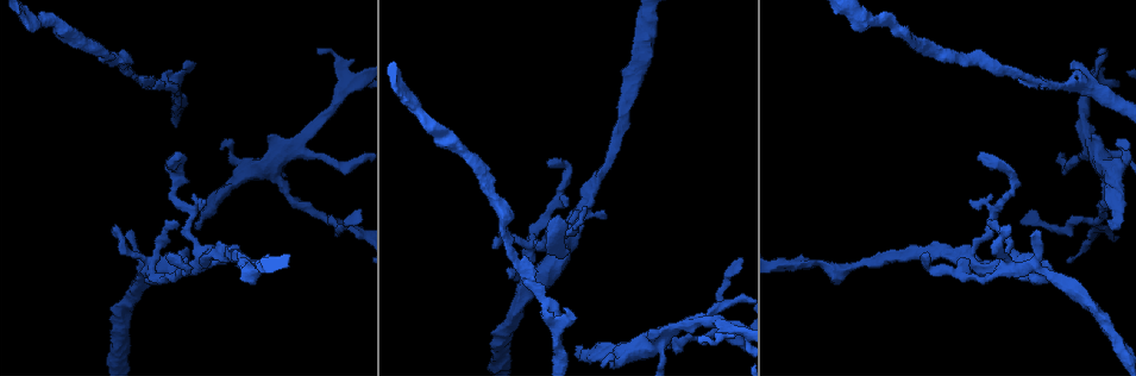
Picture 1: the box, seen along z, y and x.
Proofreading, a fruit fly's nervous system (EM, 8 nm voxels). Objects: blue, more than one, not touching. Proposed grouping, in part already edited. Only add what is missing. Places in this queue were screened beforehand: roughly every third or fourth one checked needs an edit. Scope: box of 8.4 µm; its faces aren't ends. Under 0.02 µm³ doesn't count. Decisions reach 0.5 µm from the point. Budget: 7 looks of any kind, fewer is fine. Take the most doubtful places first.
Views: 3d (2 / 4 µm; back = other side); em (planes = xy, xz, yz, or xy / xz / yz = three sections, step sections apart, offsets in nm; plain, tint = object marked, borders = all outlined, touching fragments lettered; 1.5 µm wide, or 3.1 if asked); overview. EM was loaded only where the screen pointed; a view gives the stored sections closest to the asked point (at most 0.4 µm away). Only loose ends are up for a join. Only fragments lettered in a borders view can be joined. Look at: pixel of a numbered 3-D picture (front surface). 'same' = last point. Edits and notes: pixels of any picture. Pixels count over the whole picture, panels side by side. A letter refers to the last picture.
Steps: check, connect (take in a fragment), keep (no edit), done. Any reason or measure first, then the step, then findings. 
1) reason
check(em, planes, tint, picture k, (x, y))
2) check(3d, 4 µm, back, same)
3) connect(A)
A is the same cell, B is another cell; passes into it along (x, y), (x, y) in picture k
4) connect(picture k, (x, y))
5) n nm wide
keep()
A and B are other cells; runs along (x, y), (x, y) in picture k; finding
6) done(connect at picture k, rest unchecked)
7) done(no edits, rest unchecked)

an open end
check(3d, 4 µm, picture 1, (195, 224))

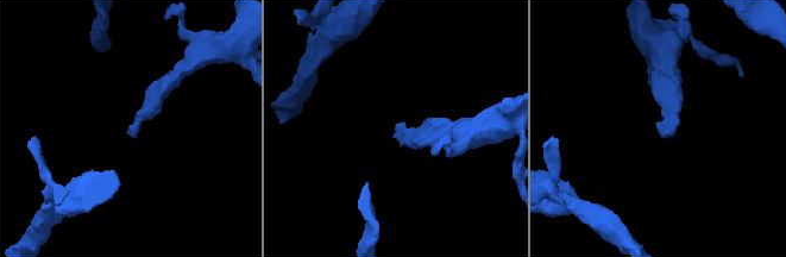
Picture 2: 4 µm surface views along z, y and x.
shape alone is not enough
check(em, planes, borders, picture 2, (396, 137))

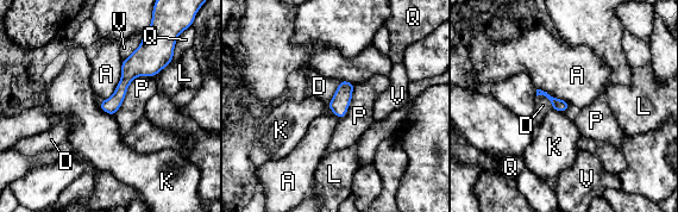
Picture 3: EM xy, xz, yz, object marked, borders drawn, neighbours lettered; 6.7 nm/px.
P touches over 380 nm
connect(D)
D is the same cell, A, K, L, P, Q and V are other cells; the neuron continues

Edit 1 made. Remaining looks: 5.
check(overview)

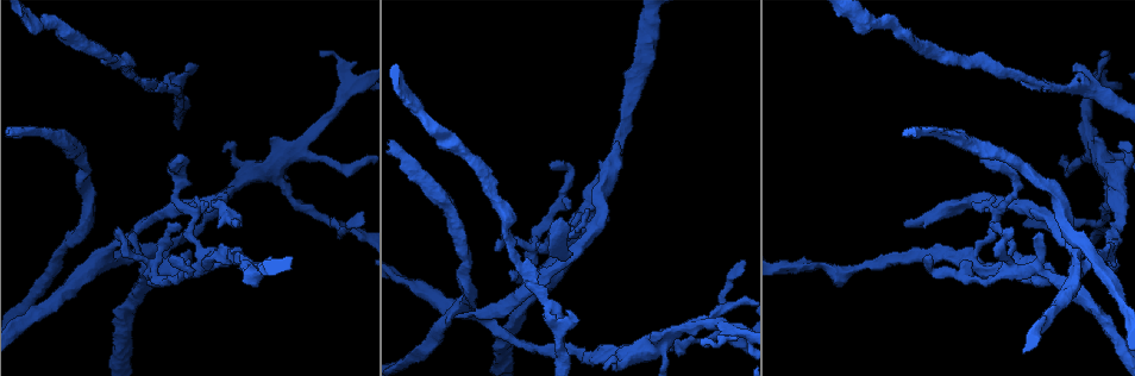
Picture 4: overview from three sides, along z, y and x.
an open end
check(em, yz, step 4, tint, picture 4, (568, 310))

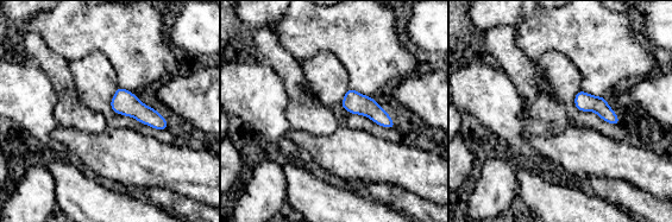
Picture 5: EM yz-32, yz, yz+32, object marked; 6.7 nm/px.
check(em, planes, borders, same)

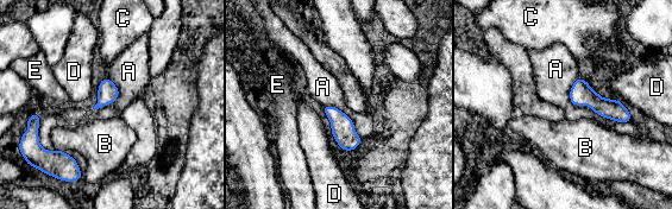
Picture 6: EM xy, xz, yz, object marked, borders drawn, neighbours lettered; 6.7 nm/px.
A touches over 440 nm
keep()
A, B, C, D and E are other cells; border along (575, 80), (573, 105), (623, 122) in picture 6; none of them fits

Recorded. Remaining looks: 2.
done(connect at picture 3, rest unchecked)

